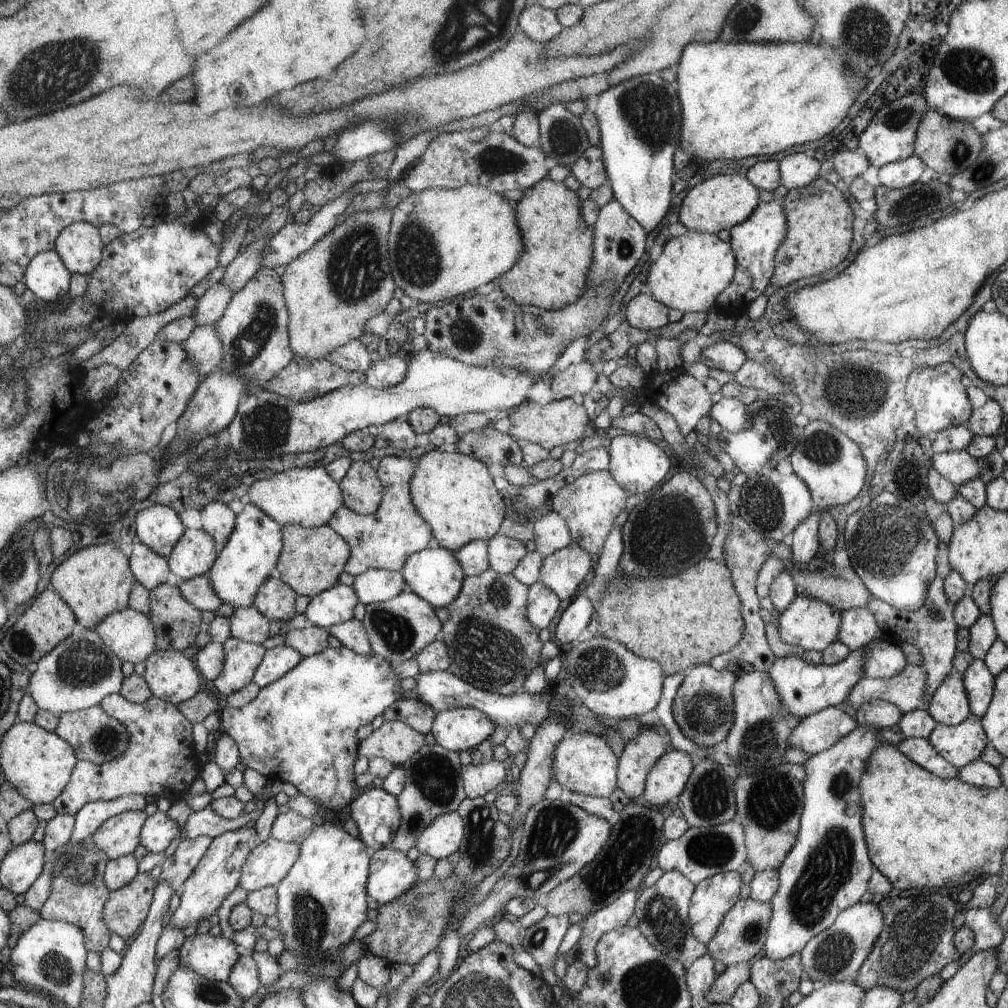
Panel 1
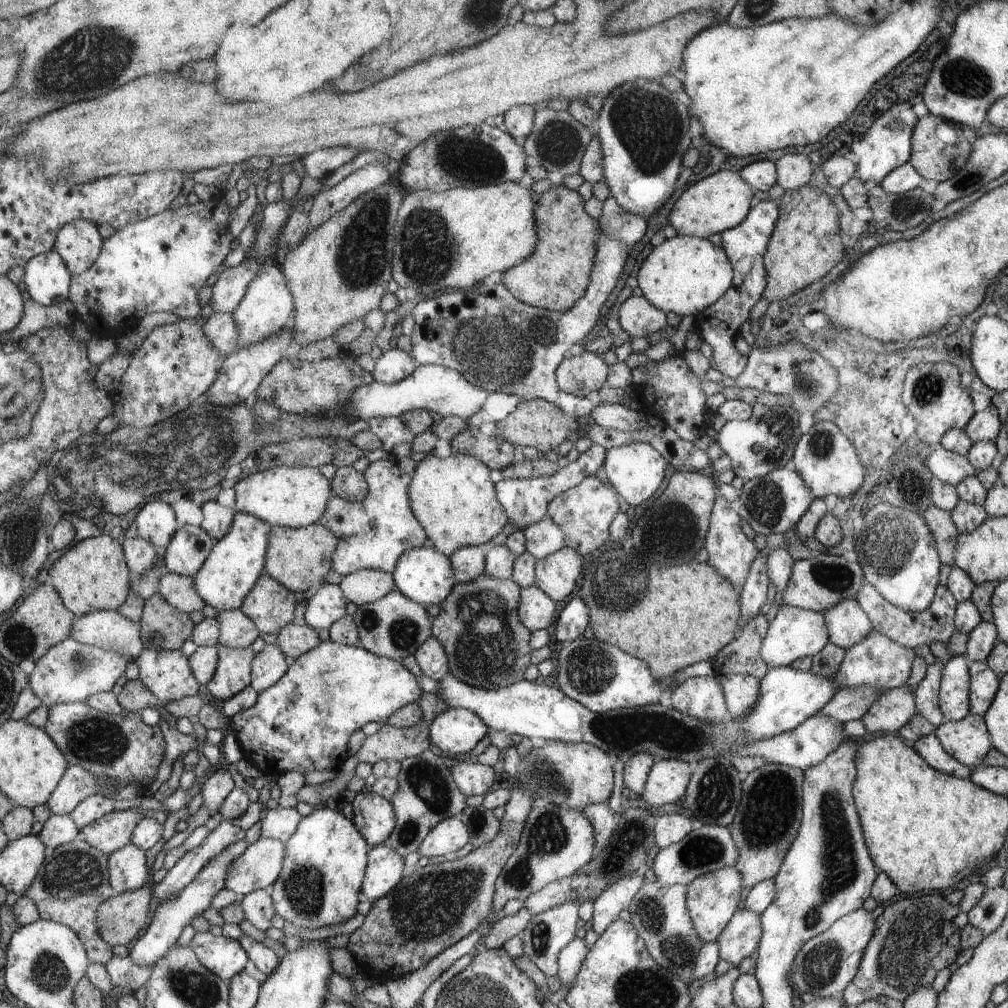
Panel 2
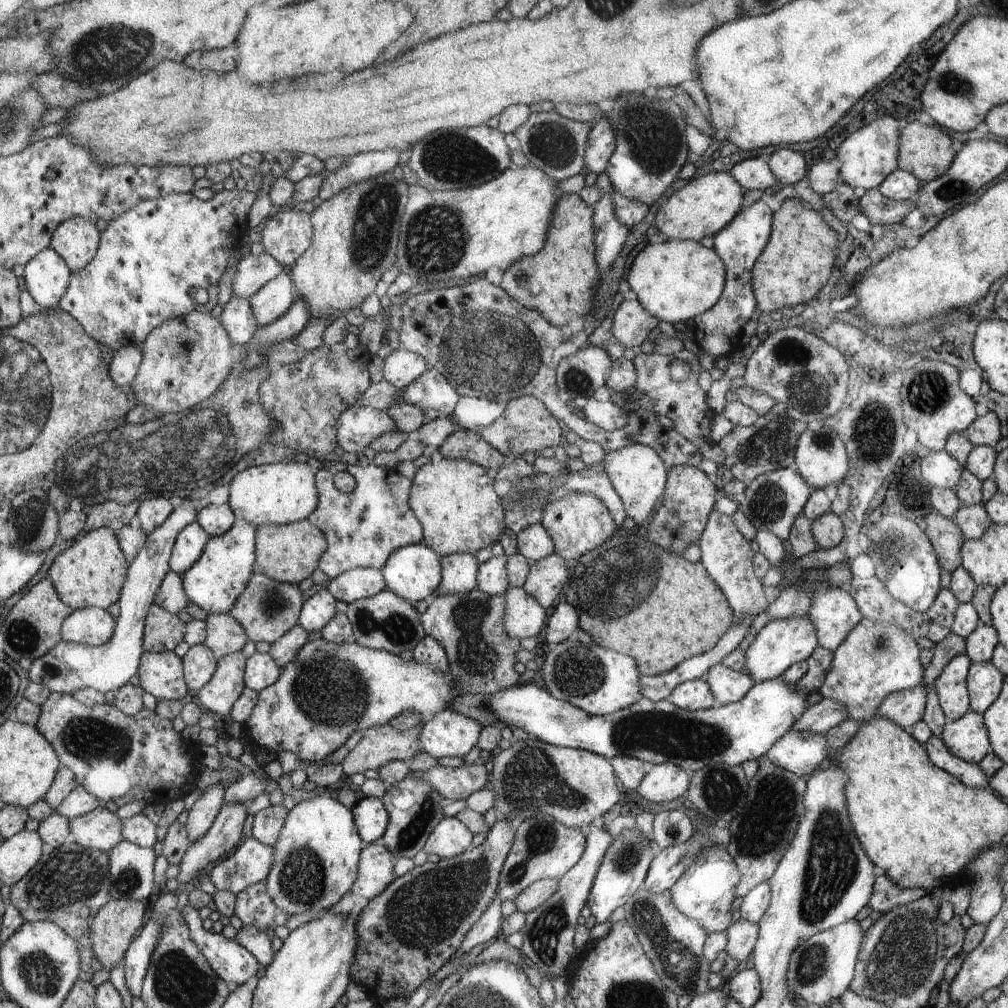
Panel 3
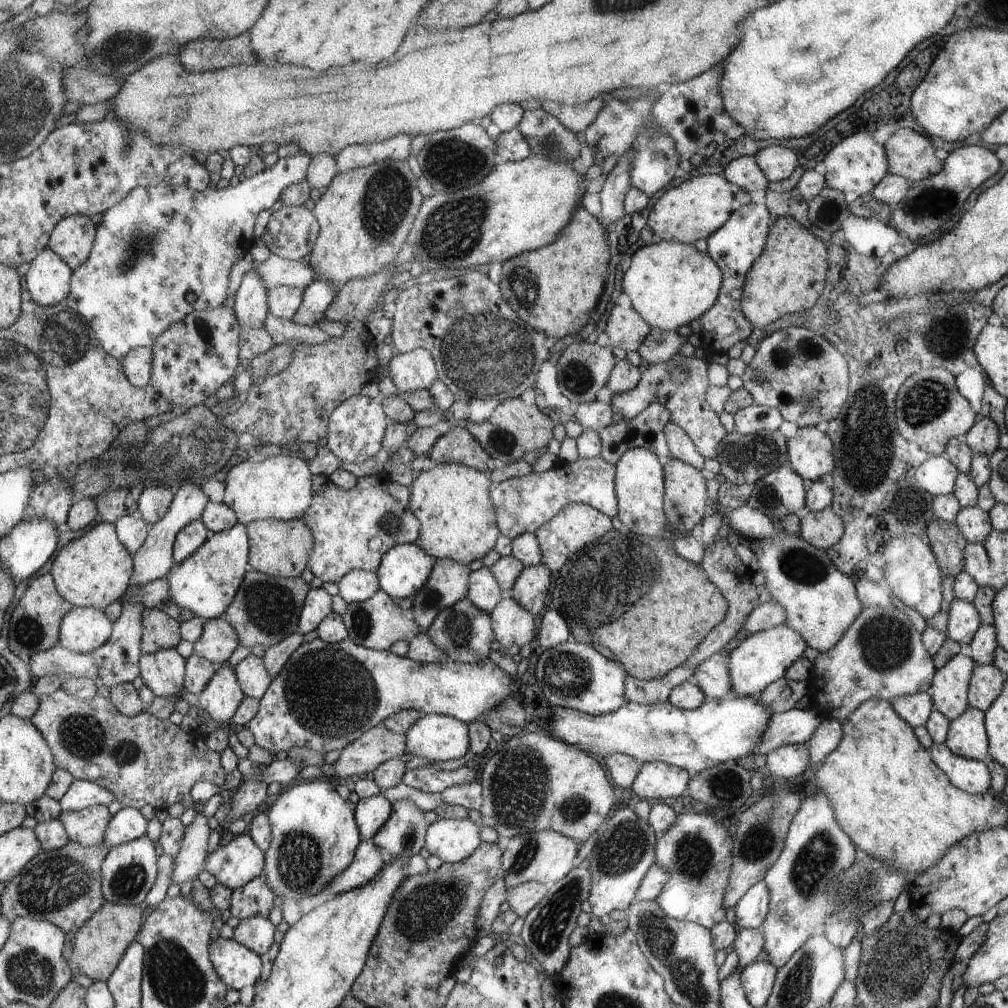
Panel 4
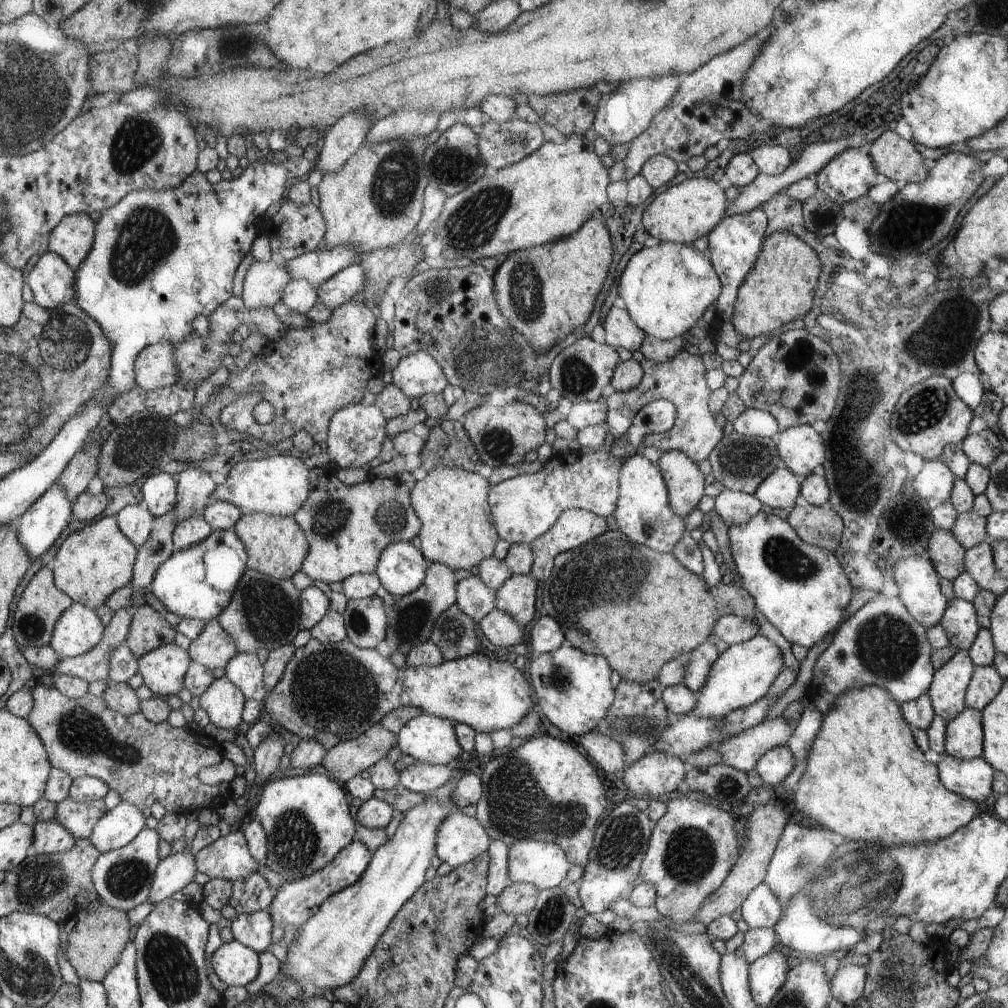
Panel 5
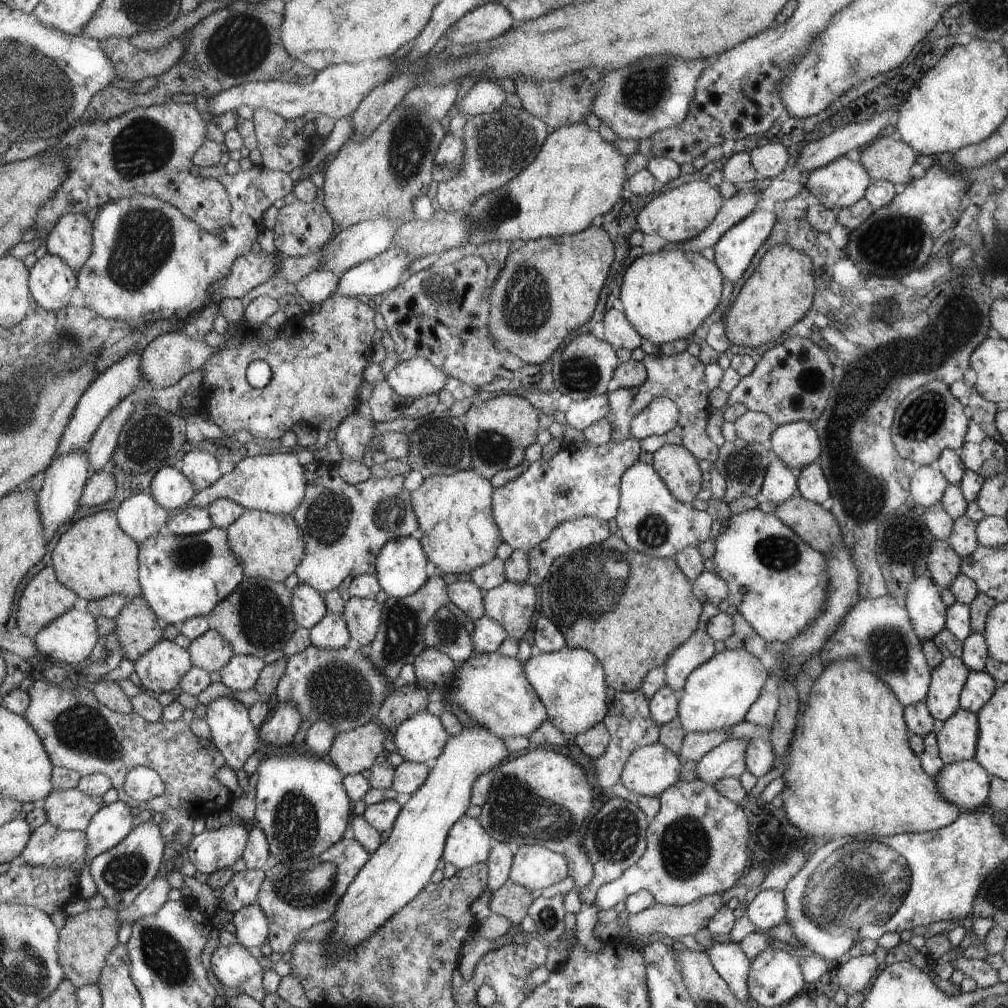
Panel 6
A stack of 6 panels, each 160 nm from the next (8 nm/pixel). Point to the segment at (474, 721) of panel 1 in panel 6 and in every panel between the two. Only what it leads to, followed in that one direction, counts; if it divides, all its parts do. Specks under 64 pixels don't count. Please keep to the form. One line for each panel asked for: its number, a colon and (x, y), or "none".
2: (456, 731)
3: (448, 733)
4: (435, 736)
5: (430, 739)
6: (420, 739)

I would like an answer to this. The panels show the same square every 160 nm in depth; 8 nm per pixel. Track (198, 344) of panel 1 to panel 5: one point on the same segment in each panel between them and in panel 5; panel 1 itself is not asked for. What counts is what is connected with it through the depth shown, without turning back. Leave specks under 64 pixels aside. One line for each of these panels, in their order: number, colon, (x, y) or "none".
2: (220, 328)
3: (237, 317)
4: (250, 302)
5: (262, 287)

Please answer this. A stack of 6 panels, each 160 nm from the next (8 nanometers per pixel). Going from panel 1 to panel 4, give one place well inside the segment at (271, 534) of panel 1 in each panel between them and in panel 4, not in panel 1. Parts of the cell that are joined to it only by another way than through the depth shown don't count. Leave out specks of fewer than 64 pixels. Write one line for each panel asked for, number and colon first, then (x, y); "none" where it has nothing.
2: (235, 565)
3: (220, 576)
4: (206, 582)

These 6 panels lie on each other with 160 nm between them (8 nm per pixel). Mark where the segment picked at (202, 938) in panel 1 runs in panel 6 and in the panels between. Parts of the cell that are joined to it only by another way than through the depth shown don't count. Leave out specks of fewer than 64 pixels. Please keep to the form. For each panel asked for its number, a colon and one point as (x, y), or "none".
2: (225, 957)
3: (235, 963)
4: (237, 965)
5: (235, 964)
6: (234, 966)

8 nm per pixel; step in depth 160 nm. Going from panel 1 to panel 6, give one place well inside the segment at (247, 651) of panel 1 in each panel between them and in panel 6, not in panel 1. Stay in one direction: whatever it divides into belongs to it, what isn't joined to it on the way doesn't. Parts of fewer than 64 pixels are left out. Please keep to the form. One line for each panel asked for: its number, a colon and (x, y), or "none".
2: (232, 674)
3: (221, 692)
4: (221, 697)
5: (223, 701)
6: (231, 731)

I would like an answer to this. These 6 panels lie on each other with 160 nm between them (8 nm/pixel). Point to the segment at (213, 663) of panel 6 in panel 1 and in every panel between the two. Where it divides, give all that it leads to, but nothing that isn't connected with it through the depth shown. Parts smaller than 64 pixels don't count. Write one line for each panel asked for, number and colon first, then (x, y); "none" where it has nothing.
1: (247, 623)
2: (238, 630)
3: (225, 635)
4: (218, 641)
5: (214, 646)

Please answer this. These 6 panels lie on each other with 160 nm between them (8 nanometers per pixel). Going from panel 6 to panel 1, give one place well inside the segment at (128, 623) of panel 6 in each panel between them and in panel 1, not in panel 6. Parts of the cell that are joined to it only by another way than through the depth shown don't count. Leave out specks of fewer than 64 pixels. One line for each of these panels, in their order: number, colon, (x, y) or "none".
1: (177, 620)
2: (163, 627)
3: (163, 631)
4: (160, 631)
5: (148, 630)

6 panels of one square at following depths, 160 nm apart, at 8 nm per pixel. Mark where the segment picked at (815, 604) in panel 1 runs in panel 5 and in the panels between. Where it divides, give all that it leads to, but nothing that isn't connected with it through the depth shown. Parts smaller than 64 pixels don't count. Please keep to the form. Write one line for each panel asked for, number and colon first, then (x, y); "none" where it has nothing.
2: (795, 632)
3: (781, 643)
4: (762, 658)
5: (745, 672)

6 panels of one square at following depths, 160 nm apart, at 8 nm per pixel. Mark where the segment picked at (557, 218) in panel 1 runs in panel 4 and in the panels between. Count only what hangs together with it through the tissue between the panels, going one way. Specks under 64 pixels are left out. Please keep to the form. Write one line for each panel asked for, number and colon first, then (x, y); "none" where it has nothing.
2: (555, 276)
3: (558, 281)
4: (555, 289)

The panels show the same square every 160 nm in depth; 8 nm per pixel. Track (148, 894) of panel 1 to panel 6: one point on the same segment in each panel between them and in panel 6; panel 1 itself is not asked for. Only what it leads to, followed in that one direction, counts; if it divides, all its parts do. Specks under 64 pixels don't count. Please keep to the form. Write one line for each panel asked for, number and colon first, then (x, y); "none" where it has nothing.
2: (121, 918)
3: (114, 927)
4: (99, 945)
5: (96, 939)
6: (87, 939)

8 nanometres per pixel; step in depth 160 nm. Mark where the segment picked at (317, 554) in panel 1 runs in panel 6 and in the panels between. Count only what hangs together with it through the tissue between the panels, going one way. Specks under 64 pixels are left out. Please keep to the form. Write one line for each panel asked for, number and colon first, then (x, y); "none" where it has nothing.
2: (299, 558)
3: (289, 553)
4: (280, 548)
5: (277, 546)
6: (271, 546)

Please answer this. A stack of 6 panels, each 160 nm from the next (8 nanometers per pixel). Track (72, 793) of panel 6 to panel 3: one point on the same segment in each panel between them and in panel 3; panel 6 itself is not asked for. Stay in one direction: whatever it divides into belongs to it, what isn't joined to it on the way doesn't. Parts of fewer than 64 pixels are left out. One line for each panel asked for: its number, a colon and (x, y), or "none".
3: (101, 830)
4: (87, 826)
5: (80, 818)

